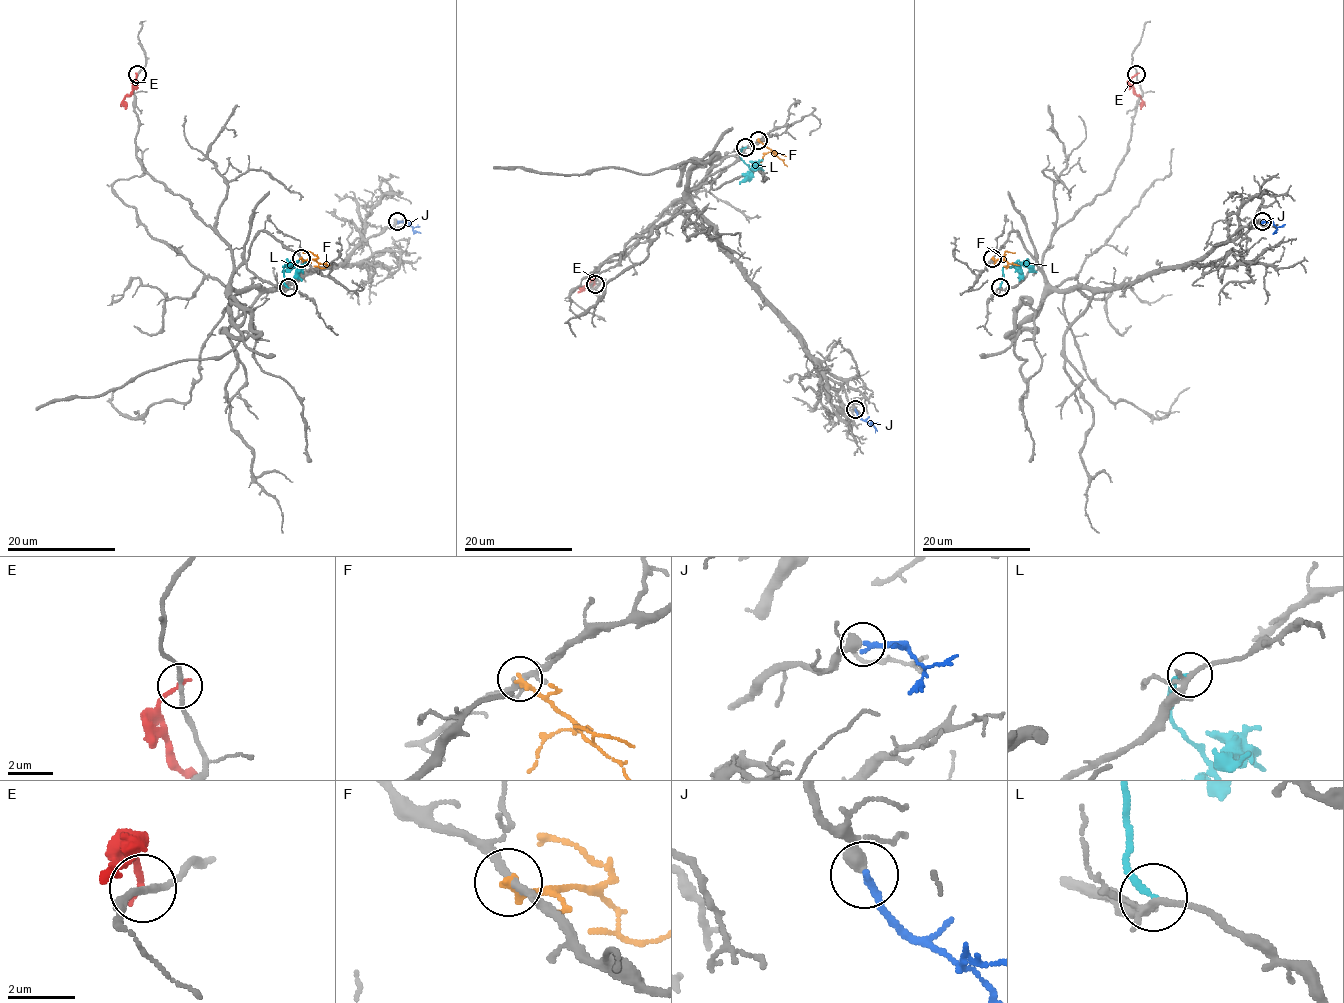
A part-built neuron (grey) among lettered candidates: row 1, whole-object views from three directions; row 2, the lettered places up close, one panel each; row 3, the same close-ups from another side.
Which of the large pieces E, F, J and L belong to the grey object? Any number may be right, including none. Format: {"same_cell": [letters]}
{"same_cell": ["J"]}

